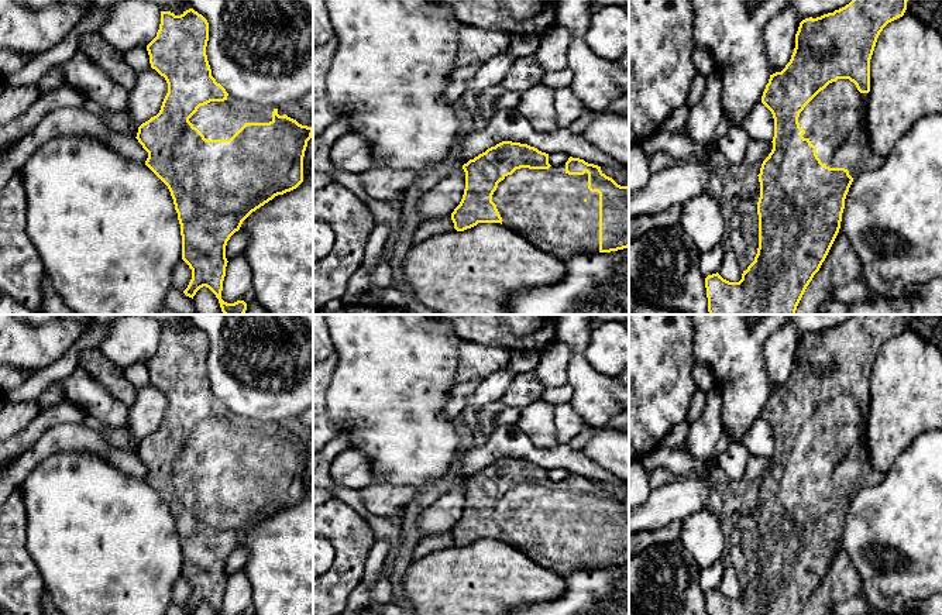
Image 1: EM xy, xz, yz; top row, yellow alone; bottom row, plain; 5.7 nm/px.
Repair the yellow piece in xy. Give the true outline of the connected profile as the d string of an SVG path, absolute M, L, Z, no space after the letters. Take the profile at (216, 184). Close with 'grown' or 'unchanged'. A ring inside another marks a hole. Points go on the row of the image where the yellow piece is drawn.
M189 8L181 16L161 11L161 24L157 37L147 45L151 68L168 83L168 93L157 116L138 127L137 140L148 152L145 165L168 186L173 199L181 224L182 260L192 269L192 279L183 293L193 299L196 292L206 286L219 299L224 315L244 315L247 303L237 300L227 303L221 299L226 276L226 245L230 237L240 230L243 221L257 209L296 189L303 182L303 157L313 128L288 117L282 107L258 106L234 99L212 76L206 55L209 41L207 20Z; grown

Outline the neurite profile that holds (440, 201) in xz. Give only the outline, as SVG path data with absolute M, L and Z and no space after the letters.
M460 168L430 190L423 192L417 203L419 221L451 216L463 199L464 189L465 172Z

